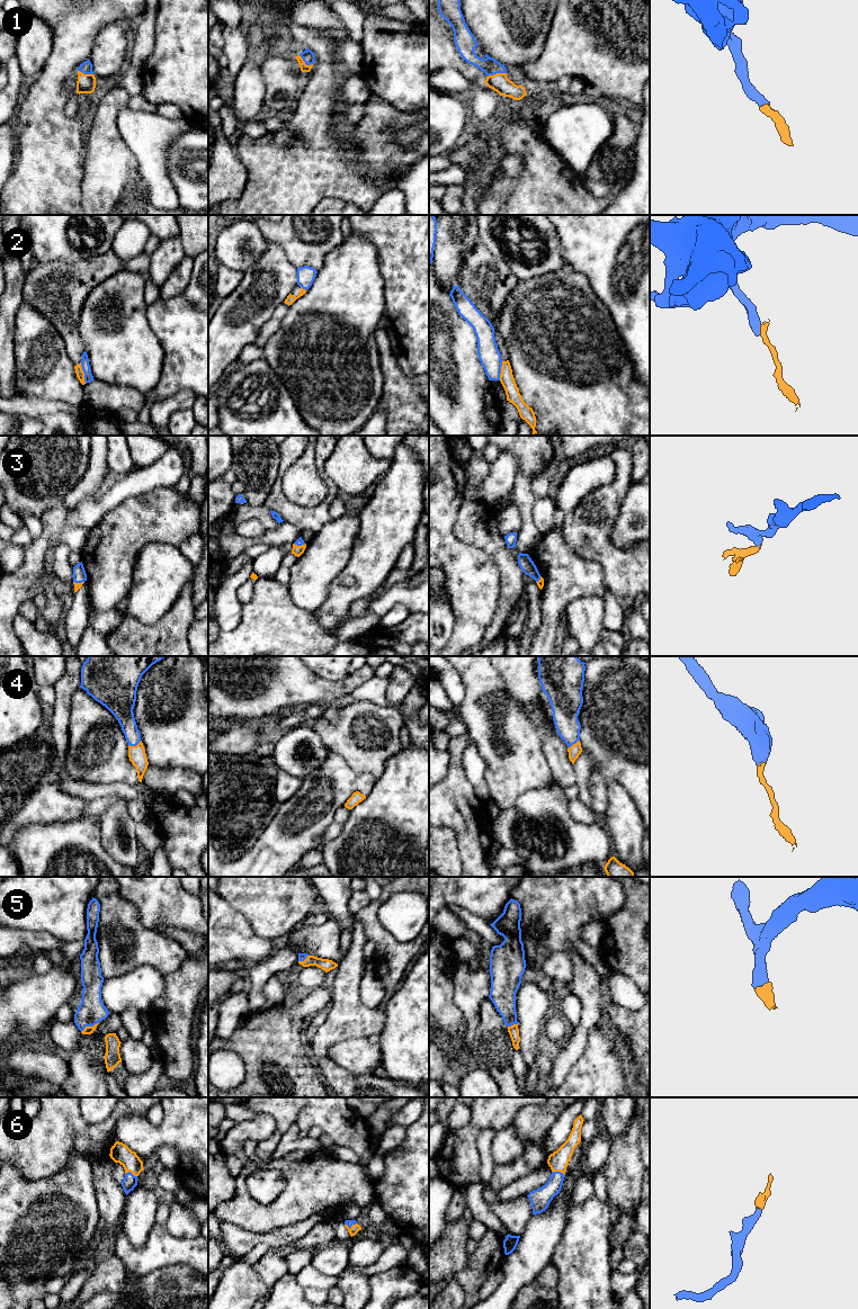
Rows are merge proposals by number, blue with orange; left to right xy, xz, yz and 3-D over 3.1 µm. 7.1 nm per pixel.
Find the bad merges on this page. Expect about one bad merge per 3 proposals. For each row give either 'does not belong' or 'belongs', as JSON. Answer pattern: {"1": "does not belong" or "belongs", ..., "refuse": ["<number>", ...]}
{"1": "belongs", "2": "does not belong", "3": "belongs", "4": "belongs", "5": "belongs", "6": "belongs", "refuse": ["2"]}

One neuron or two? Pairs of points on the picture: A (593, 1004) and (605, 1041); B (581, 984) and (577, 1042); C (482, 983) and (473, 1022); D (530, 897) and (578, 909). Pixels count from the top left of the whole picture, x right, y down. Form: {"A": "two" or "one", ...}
{"A": "two", "B": "one", "C": "one", "D": "one"}

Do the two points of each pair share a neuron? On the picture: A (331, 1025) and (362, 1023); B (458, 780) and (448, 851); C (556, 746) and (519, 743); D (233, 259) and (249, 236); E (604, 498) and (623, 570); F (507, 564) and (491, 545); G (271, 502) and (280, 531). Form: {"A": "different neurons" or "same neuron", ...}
{"A": "same neuron", "B": "different neurons", "C": "different neurons", "D": "same neuron", "E": "same neuron", "F": "same neuron", "G": "different neurons"}

